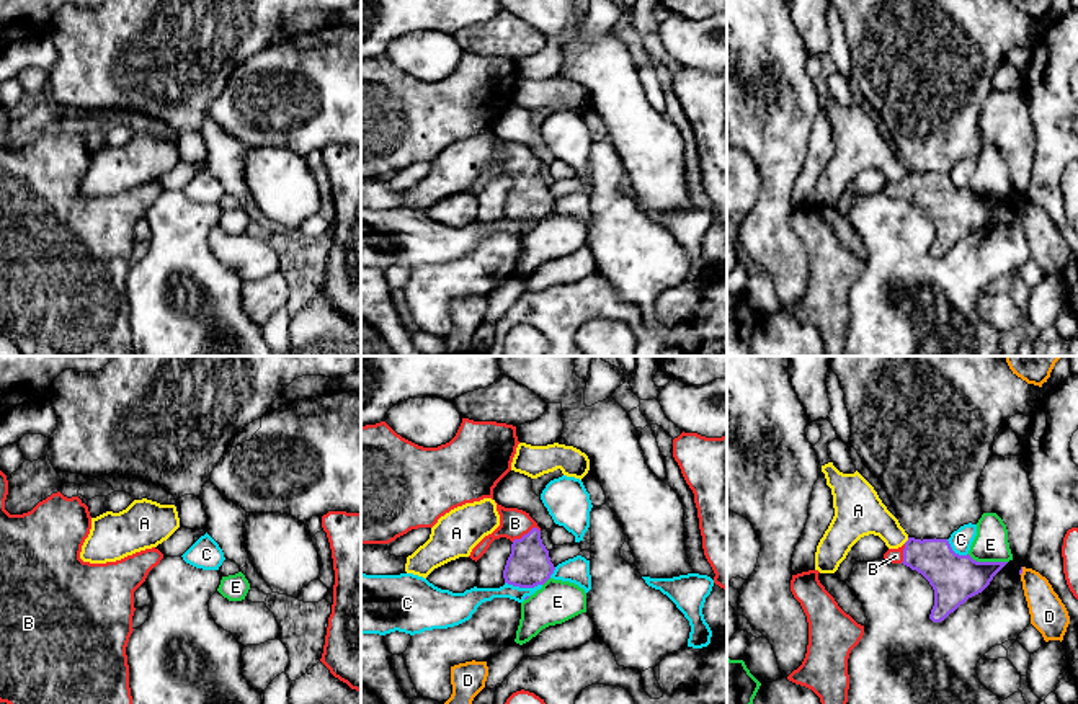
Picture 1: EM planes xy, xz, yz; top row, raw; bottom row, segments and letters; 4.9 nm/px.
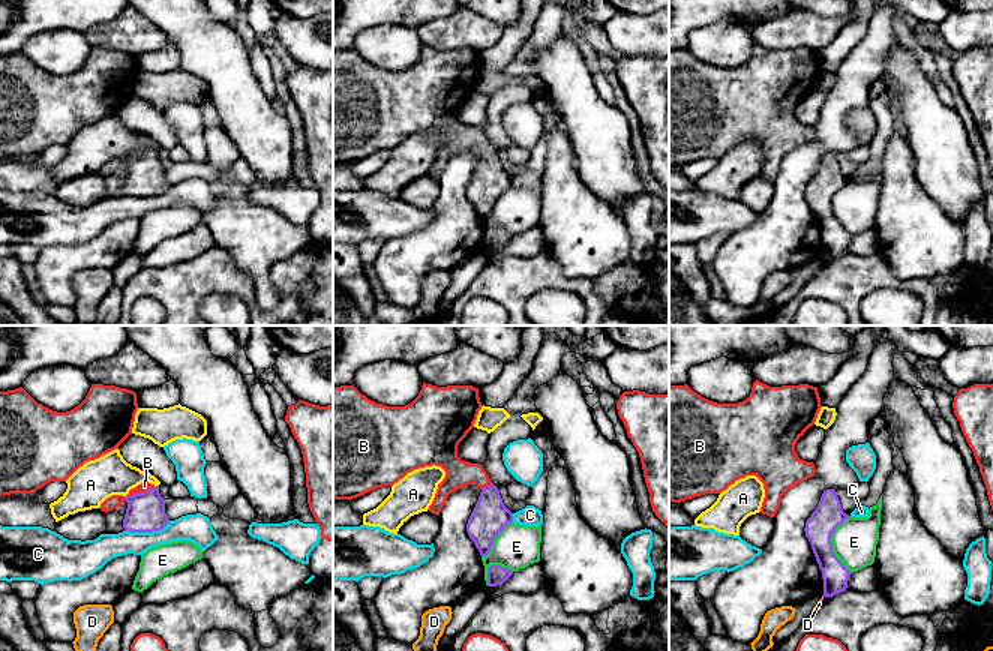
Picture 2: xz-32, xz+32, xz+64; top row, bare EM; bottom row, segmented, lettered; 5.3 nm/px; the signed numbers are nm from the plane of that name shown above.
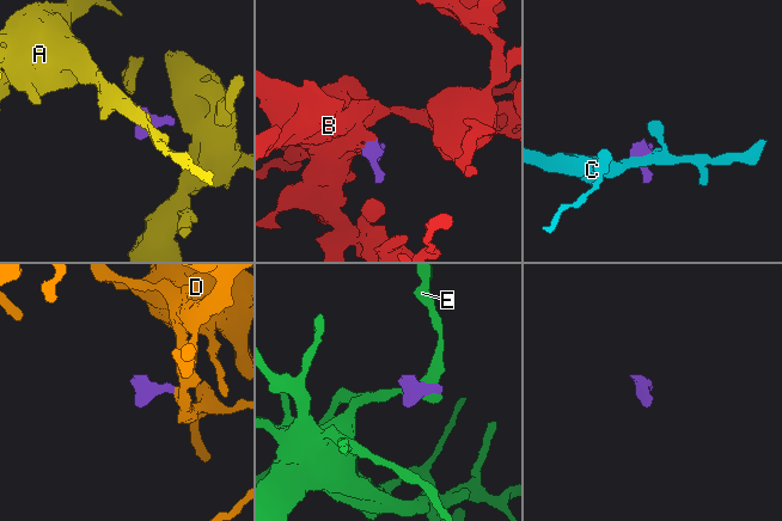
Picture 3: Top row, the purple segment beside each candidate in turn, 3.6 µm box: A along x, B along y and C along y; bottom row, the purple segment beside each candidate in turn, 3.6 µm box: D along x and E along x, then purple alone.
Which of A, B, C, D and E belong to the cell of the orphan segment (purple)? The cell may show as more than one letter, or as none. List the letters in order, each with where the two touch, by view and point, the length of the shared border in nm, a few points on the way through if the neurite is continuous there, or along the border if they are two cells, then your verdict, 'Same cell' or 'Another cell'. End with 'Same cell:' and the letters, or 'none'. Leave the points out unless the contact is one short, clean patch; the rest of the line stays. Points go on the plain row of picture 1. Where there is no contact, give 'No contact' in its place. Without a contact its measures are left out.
A: Touches purple at yz (907, 175). Shared border 40 nm. Boundary: yz (908, 172), (904, 177). Another cell
B: Touches purple at xz (525, 169). Shared border 160 nm. Path across: xz (528, 200), (525, 169), (515, 157). Same cell
C: Touches purple at xz (523, 221). Shared border 180 nm. Boundary: xz (505, 216), (515, 221), (541, 219). Another cell
D: Touches purple at yz (1021, 204). Shared border 40 nm. Boundary: yz (1023, 201), (1020, 208). Another cell
E: Touches purple at yz (987, 196). Shared border 200 nm. Boundary: yz (967, 188), (977, 195), (1006, 196). Another cell
Same cell: B

